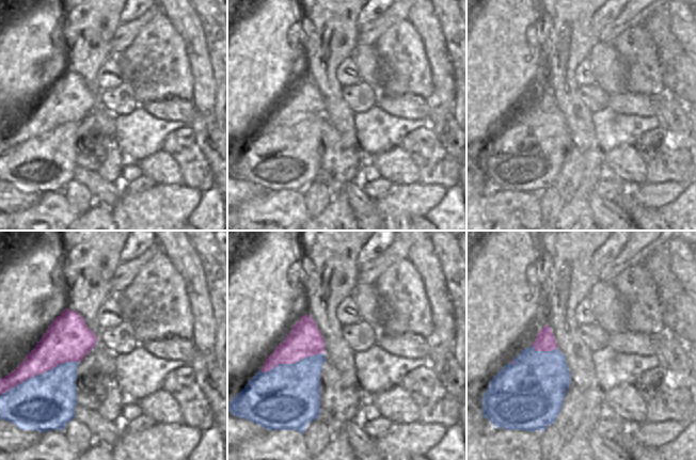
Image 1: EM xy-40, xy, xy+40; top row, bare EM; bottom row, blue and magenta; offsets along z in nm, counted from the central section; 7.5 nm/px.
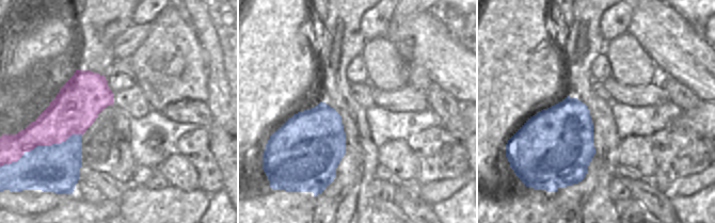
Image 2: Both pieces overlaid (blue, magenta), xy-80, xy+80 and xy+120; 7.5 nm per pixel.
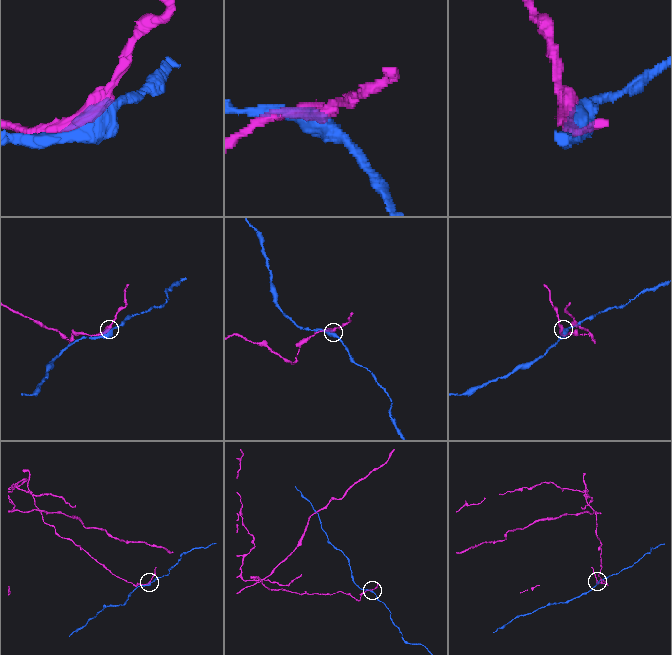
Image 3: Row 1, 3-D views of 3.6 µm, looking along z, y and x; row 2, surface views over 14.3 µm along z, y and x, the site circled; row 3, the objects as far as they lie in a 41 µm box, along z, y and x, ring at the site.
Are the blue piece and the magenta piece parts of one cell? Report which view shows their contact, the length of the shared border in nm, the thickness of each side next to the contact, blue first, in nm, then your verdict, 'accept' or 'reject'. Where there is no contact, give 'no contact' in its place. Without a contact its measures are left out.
xy-40 | 650 nm | 420/260 nm | reject

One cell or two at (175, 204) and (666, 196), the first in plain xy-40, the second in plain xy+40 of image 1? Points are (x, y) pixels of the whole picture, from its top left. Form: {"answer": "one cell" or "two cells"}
{"answer": "one cell"}

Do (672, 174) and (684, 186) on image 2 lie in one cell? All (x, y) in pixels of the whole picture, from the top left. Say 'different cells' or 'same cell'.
different cells

